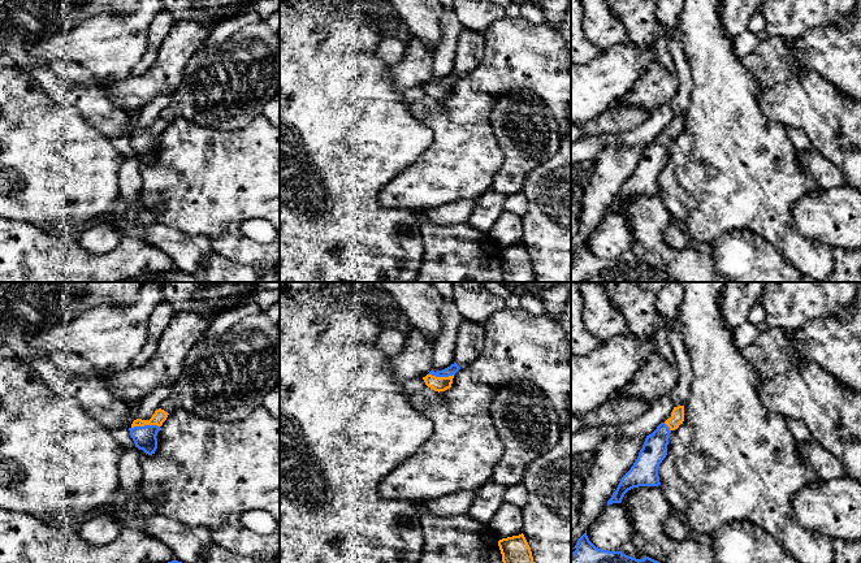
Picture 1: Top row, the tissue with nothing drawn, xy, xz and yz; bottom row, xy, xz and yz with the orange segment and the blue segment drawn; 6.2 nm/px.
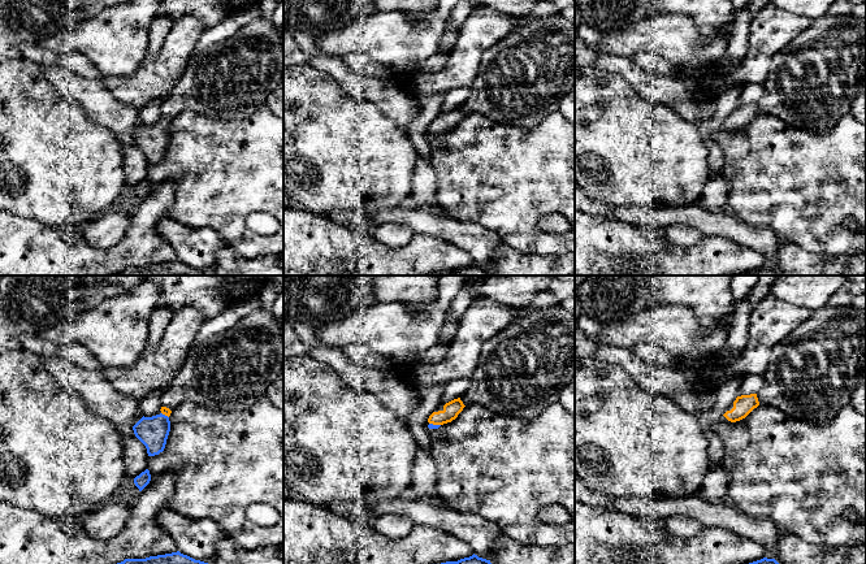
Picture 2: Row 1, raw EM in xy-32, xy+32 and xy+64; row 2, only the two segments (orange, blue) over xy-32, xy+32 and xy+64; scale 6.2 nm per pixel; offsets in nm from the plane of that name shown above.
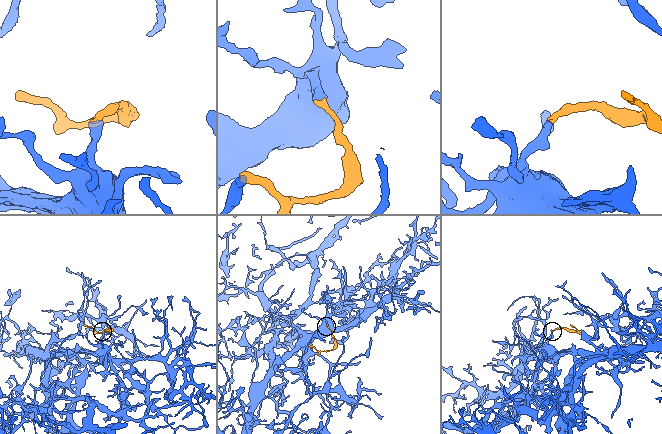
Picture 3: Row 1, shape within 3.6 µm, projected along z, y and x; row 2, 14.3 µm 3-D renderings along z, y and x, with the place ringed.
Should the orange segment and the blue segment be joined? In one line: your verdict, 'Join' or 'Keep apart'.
Join

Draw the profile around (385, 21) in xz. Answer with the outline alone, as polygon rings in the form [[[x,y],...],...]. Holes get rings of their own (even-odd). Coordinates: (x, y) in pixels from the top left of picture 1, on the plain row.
[[[364,0],[373,13],[373,26],[384,36],[398,38],[410,44],[412,34],[403,20],[395,16],[385,0]]]

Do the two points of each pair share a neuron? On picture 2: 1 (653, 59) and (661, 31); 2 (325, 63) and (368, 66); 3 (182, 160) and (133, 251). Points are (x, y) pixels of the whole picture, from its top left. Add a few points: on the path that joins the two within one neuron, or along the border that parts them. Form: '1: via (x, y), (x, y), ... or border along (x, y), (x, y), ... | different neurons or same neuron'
1: border along (632, 56), (640, 52), (657, 52), (678, 68) | different neurons
2: border along (342, 57), (354, 69), (367, 76) | different neurons
3: border along (164, 179), (174, 183), (174, 199), (169, 211) | different neurons

